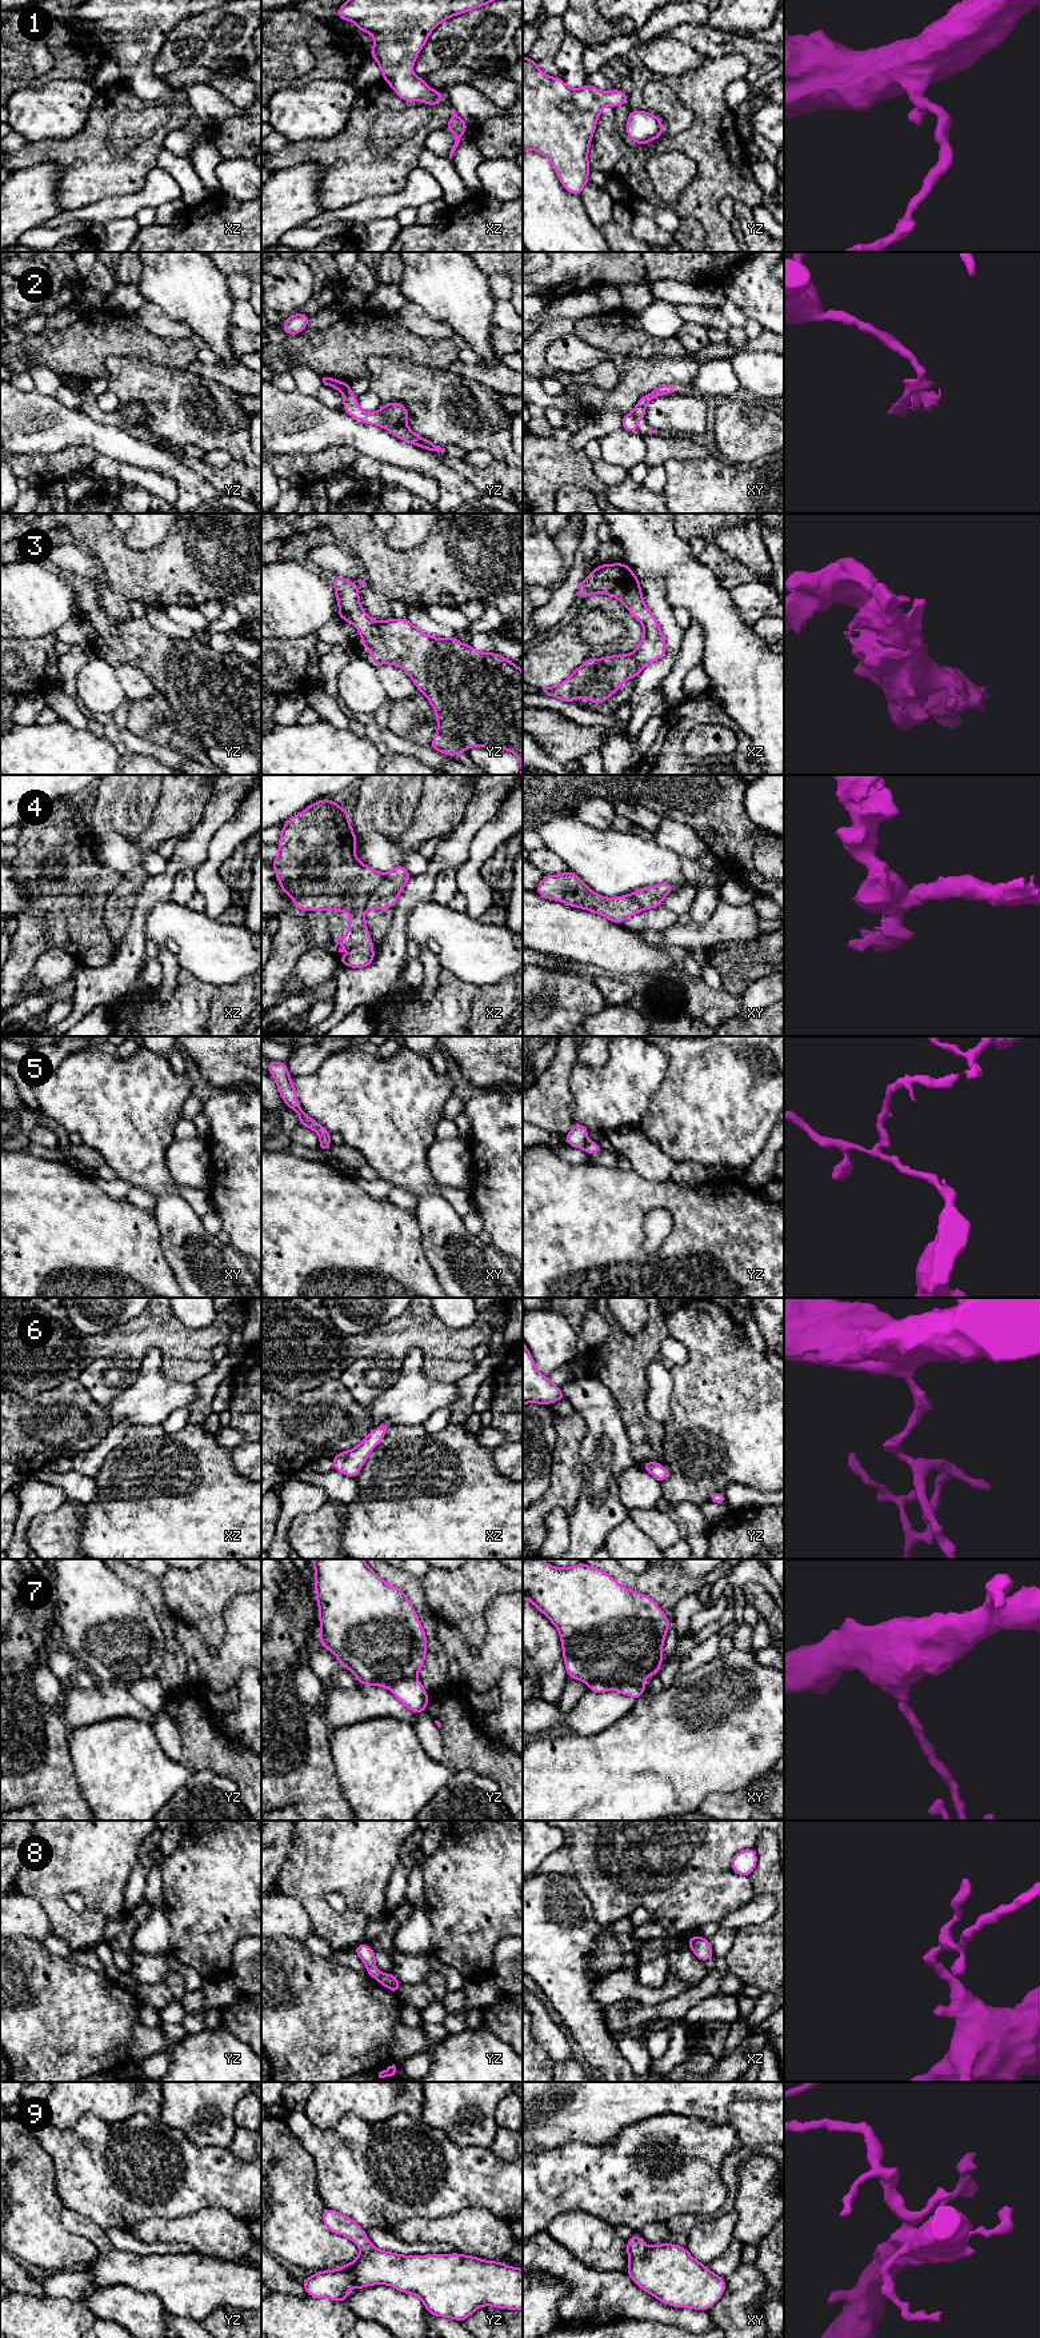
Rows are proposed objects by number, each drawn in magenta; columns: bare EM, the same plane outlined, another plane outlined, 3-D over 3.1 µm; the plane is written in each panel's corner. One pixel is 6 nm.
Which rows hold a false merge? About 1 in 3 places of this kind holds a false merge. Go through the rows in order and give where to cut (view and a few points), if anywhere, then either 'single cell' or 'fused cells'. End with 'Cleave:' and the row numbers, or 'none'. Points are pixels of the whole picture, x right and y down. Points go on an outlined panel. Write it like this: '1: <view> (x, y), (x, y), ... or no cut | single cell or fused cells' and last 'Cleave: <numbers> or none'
1: no cut | single cell
2: yz (379, 411), (391, 423), (402, 424) | fused cells
3: no cut | single cell
4: xz (384, 874), (384, 878), (366, 906) | fused cells
5: yz (588, 1140), (583, 1147) | fused cells
6: no cut | single cell
7: xy (588, 1683), (602, 1681), (608, 1685), (636, 1683), (644, 1687) | fused cells
8: no cut | single cell
9: no cut | single cell
Cleave: 2, 4, 5, 7

